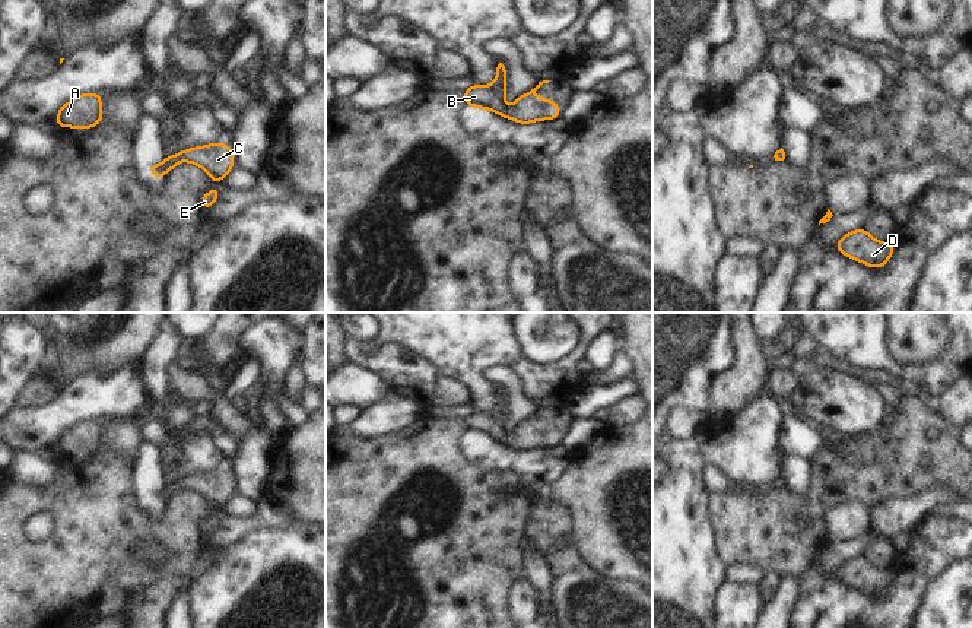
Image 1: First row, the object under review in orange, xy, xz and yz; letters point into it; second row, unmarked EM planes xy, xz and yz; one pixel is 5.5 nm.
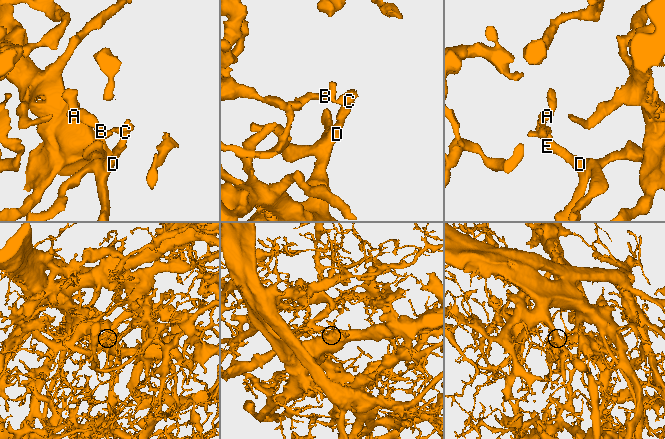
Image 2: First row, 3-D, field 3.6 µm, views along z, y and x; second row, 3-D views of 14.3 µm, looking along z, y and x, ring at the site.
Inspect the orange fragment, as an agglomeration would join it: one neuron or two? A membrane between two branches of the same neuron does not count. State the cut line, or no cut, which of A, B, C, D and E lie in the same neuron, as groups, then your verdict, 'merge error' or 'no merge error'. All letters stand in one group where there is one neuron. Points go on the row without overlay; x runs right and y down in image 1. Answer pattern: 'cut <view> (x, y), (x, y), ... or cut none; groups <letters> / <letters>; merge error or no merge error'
cut none; groups A B C D E; no merge error

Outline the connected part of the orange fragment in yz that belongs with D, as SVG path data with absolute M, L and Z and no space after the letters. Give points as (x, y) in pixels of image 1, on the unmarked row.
M860 555L845 561L836 570L835 577L864 590L867 594L884 594L895 580L895 573L877 568L864 555Z

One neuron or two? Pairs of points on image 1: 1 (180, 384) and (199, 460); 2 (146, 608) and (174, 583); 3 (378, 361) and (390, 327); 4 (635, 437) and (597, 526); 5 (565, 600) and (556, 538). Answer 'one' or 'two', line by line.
1: two
2: one
3: two
4: one
5: one

